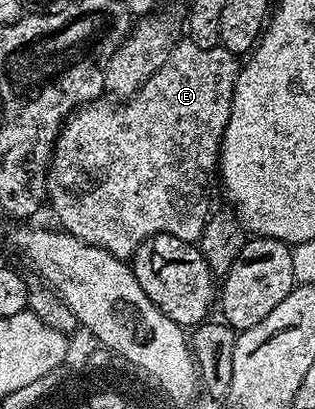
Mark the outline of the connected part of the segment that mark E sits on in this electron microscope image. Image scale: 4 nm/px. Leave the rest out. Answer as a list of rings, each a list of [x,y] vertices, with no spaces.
[[[187,38],[181,39],[176,48],[162,62],[150,79],[141,88],[127,97],[123,101],[121,108],[115,108],[107,99],[99,98],[92,103],[85,104],[84,107],[76,109],[64,121],[63,128],[60,129],[60,136],[55,141],[55,148],[52,152],[52,160],[48,170],[48,195],[47,203],[52,204],[56,211],[56,216],[60,219],[59,227],[63,231],[69,232],[74,238],[86,242],[90,246],[104,248],[110,254],[114,254],[118,259],[127,261],[136,252],[139,244],[146,238],[157,236],[158,234],[170,234],[174,238],[182,238],[189,242],[199,241],[204,223],[209,218],[208,209],[208,179],[215,177],[220,163],[220,137],[224,134],[224,127],[230,118],[230,106],[232,105],[232,95],[236,85],[236,73],[238,71],[238,57],[225,48],[203,48],[194,46],[194,42]]]

